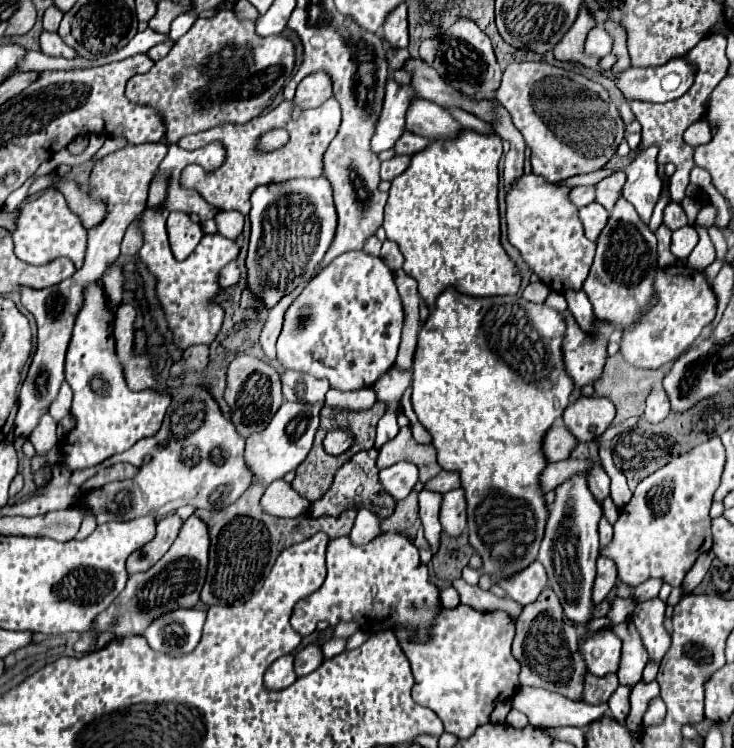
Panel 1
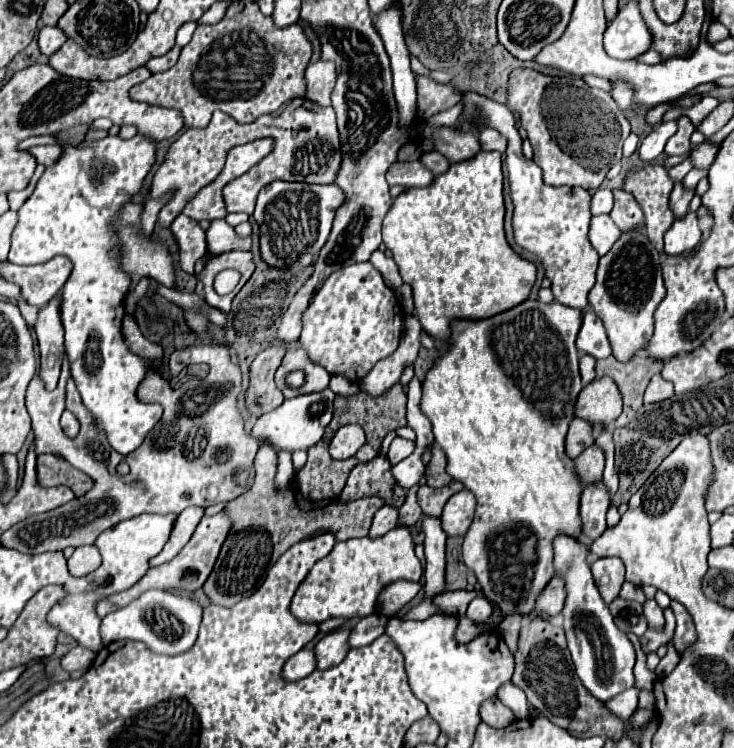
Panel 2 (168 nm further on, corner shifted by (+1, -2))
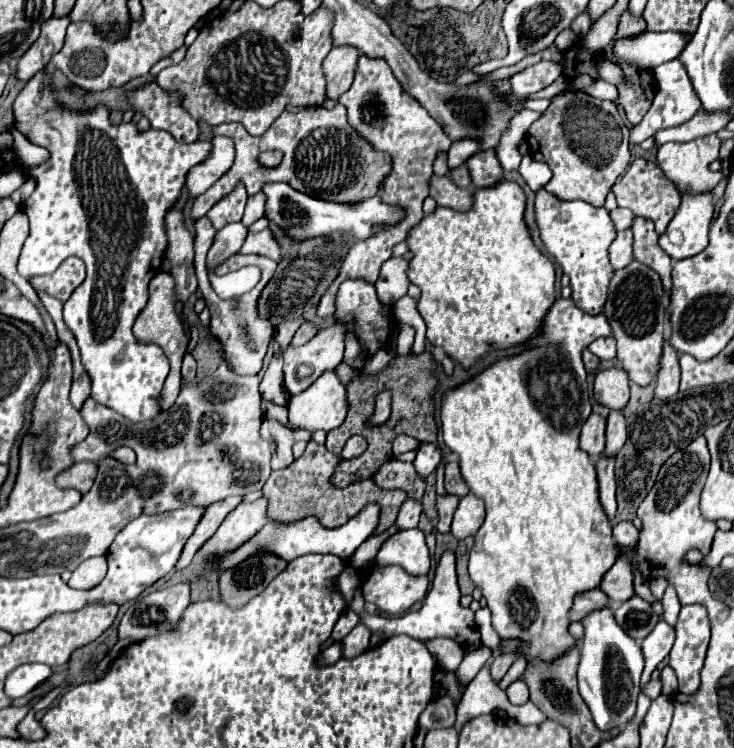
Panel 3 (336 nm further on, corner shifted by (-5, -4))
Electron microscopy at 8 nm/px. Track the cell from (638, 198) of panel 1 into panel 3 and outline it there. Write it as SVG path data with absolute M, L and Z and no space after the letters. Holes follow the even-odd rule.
M680 60L660 64L658 68L654 68L654 76L658 80L658 92L654 96L654 102L652 102L652 108L648 110L648 114L630 130L629 141L631 145L642 143L654 136L658 130L670 128L670 126L680 126L682 122L690 120L700 110L700 100L694 92L694 86L690 84L690 76Z

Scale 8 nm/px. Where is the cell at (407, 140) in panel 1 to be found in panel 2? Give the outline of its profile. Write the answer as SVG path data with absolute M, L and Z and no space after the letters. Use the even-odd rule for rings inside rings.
M438 150L422 152L422 154L420 154L420 162L422 162L430 172L434 172L434 174L442 174L442 172L446 172L448 166L450 166L448 158L444 158Z

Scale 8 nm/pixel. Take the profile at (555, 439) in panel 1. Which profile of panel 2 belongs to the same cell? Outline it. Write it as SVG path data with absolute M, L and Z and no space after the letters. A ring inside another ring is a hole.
M574 418L570 422L570 428L568 428L568 434L566 434L566 454L570 458L576 458L578 454L582 454L588 446L594 444L594 430L592 430L592 424L588 424L586 420L580 420L580 418Z

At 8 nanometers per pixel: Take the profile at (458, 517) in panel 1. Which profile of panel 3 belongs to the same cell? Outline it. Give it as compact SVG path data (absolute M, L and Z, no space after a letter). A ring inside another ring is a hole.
M468 494L460 500L452 520L452 534L458 540L474 536L484 522L484 502L476 494Z

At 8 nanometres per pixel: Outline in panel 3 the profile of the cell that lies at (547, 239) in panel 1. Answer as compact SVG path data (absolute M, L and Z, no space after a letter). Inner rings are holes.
M540 190L536 194L536 222L550 256L554 256L564 274L570 276L572 300L576 306L588 314L600 314L606 304L610 276L614 276L608 248L614 242L616 228L606 208L594 208L584 200L564 202L556 196L550 196L546 190Z

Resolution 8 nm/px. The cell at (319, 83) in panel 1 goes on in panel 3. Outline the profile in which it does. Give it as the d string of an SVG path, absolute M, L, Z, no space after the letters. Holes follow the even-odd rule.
M334 46L324 60L324 74L328 80L328 98L338 100L354 82L360 50L354 46Z

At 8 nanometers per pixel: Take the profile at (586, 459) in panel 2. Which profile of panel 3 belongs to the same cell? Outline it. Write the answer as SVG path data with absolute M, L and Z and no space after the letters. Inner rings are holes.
M612 410L608 416L608 428L606 428L606 456L614 456L620 452L620 448L626 442L626 418L622 410Z

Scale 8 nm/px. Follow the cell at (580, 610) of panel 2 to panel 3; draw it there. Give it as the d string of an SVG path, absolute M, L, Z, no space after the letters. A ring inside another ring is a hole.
M610 608L592 612L582 622L584 622L586 634L582 640L580 666L578 666L580 696L586 700L594 716L594 722L600 730L622 728L636 714L636 700L640 694L640 674L644 668L642 650L616 624Z

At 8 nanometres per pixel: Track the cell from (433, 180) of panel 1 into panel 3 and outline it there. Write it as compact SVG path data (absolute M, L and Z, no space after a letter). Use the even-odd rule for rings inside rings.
M500 182L486 190L476 190L474 208L456 212L452 208L436 208L434 214L410 230L406 244L414 254L408 278L422 290L418 312L426 322L426 338L432 346L440 346L464 370L472 368L492 350L506 350L532 340L542 330L542 320L550 304L556 300L556 268L534 246L524 220L526 194L516 182Z

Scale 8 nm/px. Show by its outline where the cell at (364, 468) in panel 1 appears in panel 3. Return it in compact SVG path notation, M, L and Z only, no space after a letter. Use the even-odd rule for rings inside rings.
M388 460L376 474L374 482L380 488L392 490L392 488L402 488L406 490L408 498L420 500L426 488L426 480L418 476L416 468L412 462L398 462L398 460Z

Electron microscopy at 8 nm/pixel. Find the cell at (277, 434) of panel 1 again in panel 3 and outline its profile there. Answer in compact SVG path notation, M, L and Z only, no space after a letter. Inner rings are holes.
M334 370L324 372L302 394L292 396L288 402L290 424L308 432L338 428L348 412L346 386Z

